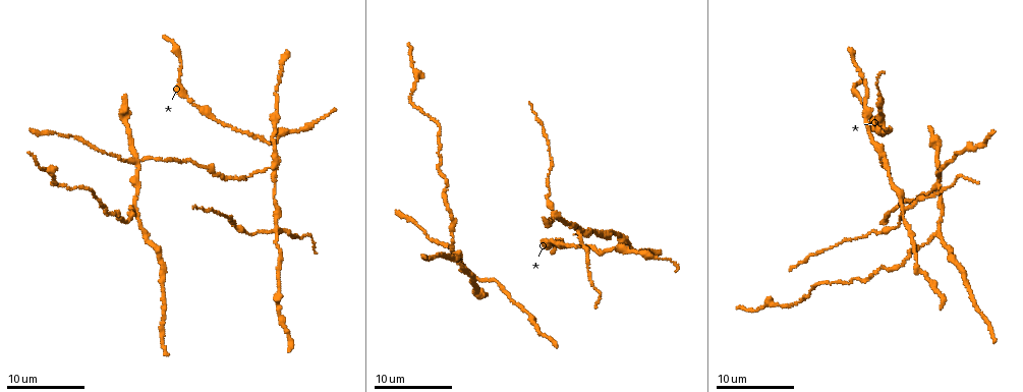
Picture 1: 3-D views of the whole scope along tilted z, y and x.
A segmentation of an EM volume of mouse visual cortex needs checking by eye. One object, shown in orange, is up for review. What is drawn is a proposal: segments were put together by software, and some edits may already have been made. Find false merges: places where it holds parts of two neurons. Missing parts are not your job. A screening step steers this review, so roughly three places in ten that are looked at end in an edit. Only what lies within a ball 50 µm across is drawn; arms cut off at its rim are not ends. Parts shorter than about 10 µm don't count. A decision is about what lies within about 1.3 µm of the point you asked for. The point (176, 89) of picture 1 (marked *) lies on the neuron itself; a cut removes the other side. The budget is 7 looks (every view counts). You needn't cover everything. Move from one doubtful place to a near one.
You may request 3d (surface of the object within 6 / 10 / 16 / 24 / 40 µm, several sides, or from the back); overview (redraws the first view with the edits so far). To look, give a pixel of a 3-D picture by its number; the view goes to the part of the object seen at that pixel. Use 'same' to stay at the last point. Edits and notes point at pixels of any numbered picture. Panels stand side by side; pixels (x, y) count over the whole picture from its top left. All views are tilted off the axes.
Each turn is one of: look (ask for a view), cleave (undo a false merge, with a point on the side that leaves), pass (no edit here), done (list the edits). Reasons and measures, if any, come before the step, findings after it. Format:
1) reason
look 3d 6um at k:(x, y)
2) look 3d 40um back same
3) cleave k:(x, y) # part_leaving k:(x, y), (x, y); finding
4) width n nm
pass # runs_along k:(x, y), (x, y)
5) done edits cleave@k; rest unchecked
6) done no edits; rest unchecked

four or more arms meet
look 3d 16um at 1:(273, 229)

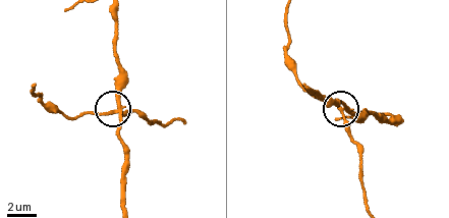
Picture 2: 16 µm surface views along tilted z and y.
look 3d 16um back at 2:(342, 108)

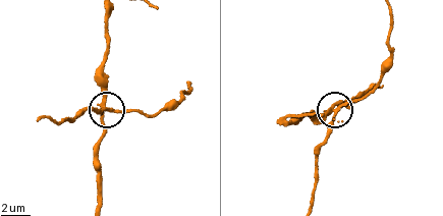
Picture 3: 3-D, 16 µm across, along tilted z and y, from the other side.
width 230 nm
cleave 3:(99, 112) # part_leaving 3:(337, 111), (362, 100), (379, 78), (391, 52), (390, 12); two neurons meet here

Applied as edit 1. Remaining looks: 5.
three arms meet
look 3d 10um at 1:(881, 153)

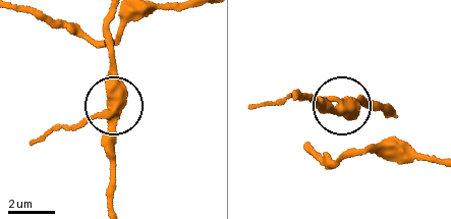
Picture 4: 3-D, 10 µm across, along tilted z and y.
width 350 nm
pass # continuous, no second neuron

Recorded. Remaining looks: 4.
look 3d 10um at 1:(936, 234)

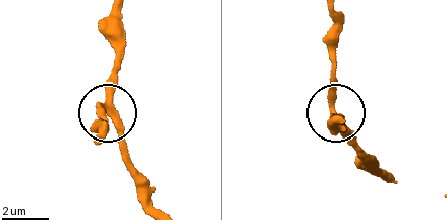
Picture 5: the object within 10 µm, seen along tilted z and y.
arms 3
pass # continuous, no second neuron

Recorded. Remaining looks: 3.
done edits cleave@3; rest unchecked

